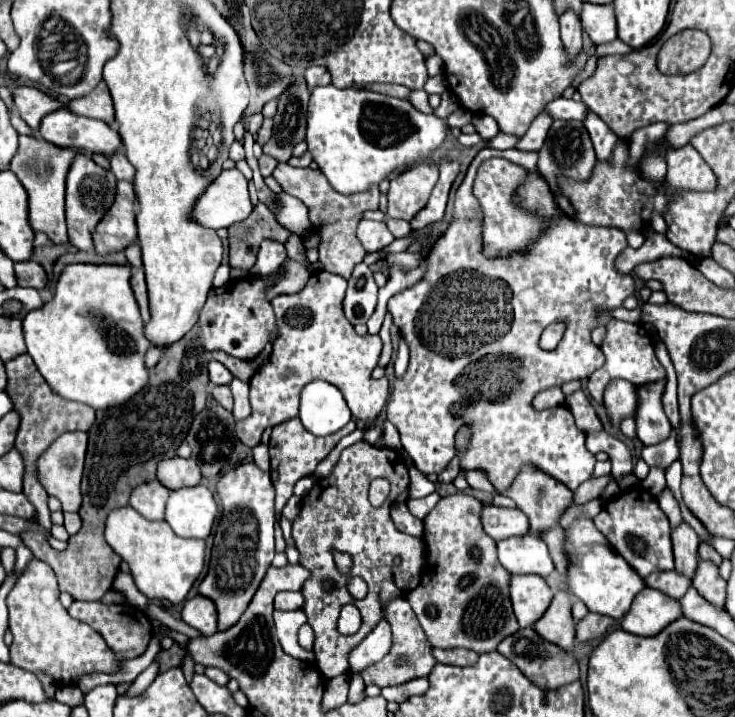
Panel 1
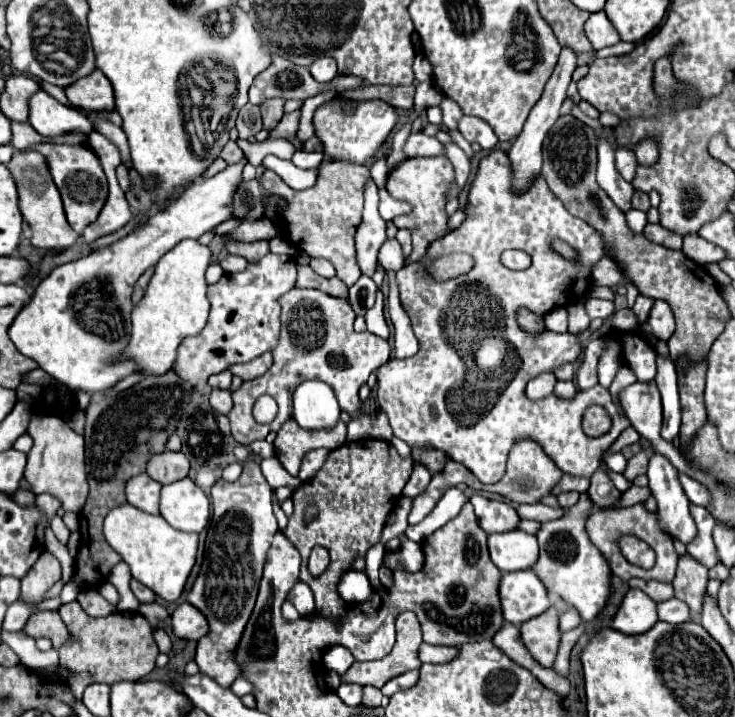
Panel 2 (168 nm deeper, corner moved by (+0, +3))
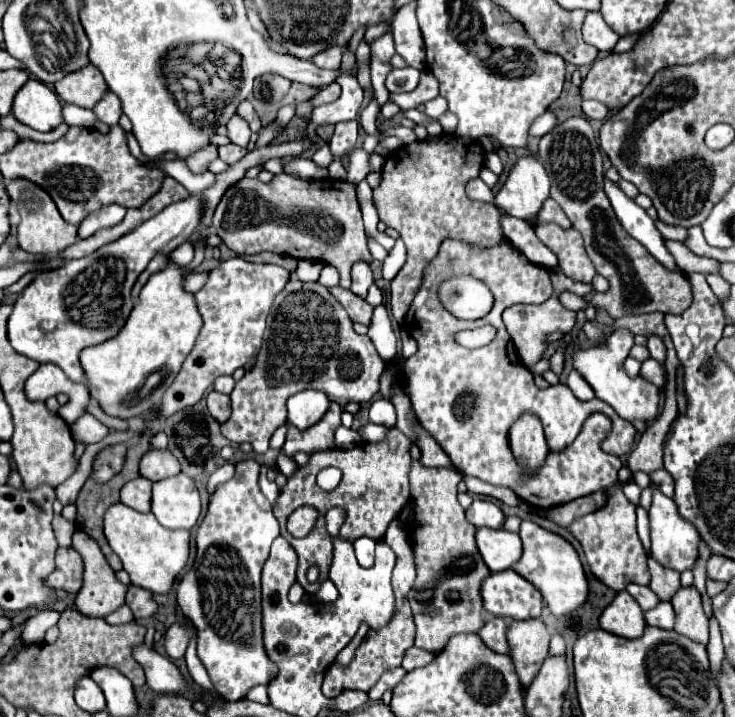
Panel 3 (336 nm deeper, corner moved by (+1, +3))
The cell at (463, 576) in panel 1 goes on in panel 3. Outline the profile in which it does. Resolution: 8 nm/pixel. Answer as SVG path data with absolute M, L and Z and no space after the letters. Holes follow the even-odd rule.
M412 461L410 467L410 501L412 521L406 525L414 565L416 581L408 601L412 605L416 639L414 647L426 651L440 651L444 641L456 633L476 633L482 625L482 601L480 581L490 575L476 549L476 527L464 517L464 509L458 503L458 483L462 475L452 469L428 469L420 461Z

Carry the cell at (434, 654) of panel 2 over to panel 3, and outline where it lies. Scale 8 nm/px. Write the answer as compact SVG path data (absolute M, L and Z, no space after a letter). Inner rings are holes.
M410 647L404 655L404 661L402 661L402 667L406 671L412 671L416 667L424 667L428 665L428 661L436 657L436 653L430 653L430 651L424 651L424 649L416 649L416 647Z

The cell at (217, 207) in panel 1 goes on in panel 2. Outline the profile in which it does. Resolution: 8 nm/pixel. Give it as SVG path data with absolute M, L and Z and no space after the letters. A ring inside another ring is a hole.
M244 157L217 175L193 183L169 209L153 213L147 225L125 239L55 267L51 275L39 283L29 305L25 305L11 323L9 337L15 347L73 391L107 391L123 377L135 373L137 365L123 359L131 337L133 285L141 273L153 267L177 241L199 239L205 231L233 217L233 195L243 179L242 171L247 162Z

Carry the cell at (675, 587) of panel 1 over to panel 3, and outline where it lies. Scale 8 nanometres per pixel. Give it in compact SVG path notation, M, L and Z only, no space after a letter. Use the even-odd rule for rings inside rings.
M628 585L628 589L626 589L636 601L638 601L638 605L644 609L644 611L648 611L648 609L652 609L652 607L656 607L660 601L658 601L658 597L656 597L656 593L652 593L652 589L650 587L642 587L642 585Z

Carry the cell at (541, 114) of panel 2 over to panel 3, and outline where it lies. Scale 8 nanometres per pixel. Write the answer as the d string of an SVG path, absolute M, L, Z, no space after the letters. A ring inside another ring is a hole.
M534 157L518 159L512 167L508 181L496 193L496 203L504 207L512 217L530 221L536 225L538 211L550 197L550 179L546 169Z

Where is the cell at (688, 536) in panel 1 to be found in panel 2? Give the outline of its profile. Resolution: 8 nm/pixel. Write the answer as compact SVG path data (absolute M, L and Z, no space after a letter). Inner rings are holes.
M689 553L679 555L677 573L673 579L675 597L689 605L693 621L697 621L699 613L701 613L701 601L703 601L703 593L705 593L707 581L709 581L707 573L709 573L709 569L703 563L699 563L697 559L693 559Z

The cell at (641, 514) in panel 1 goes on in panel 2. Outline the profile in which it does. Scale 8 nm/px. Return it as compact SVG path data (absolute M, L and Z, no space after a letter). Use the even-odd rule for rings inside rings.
M637 503L631 507L621 507L621 509L599 509L599 511L595 511L587 519L587 533L589 533L591 541L601 549L601 553L605 553L605 557L611 563L613 573L619 579L629 581L631 577L639 577L639 579L657 579L657 581L665 581L665 583L673 581L675 569L677 569L677 553L675 553L671 535L661 529L657 511L647 511L643 503ZM625 535L633 535L637 539L643 539L657 553L657 561L655 561L653 569L641 569L623 557L623 553L619 549L619 539Z

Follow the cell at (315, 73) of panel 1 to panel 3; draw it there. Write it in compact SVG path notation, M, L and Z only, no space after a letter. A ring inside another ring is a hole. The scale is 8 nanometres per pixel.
M334 45L334 47L324 49L322 53L316 53L316 57L312 57L312 63L322 69L338 69L340 57L342 57L342 49L338 45Z

